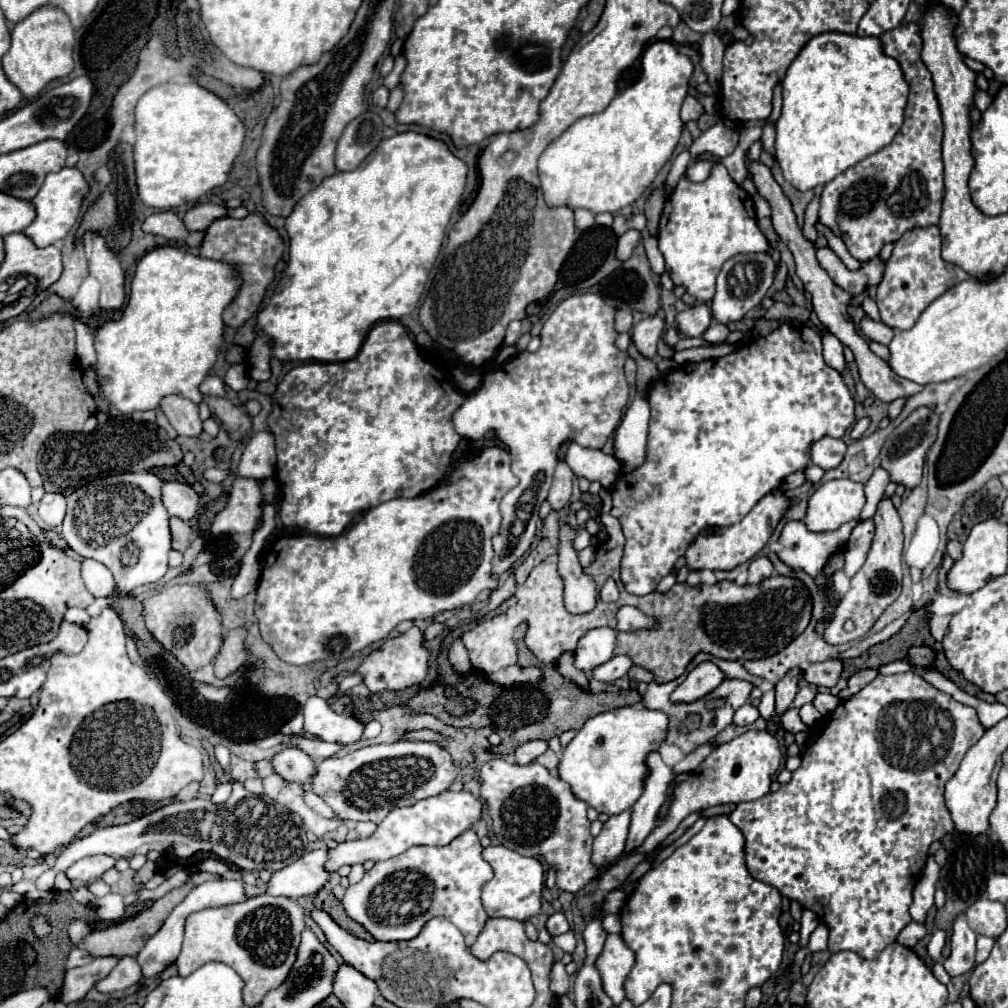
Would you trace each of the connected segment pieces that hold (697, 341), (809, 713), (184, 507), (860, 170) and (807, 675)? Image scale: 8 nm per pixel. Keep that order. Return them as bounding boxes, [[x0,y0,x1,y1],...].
[[673,337,711,352],[799,703,822,727],[163,482,201,520],[819,24,943,262],[803,660,843,688]]

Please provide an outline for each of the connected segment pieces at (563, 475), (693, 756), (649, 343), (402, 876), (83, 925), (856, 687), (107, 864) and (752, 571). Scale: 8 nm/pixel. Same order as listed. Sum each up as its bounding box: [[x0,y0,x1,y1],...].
[[547,462,577,510],[673,742,713,774],[631,312,665,360],[341,830,493,946],[69,920,91,946],[837,668,877,700],[65,856,117,886],[749,556,775,584]]

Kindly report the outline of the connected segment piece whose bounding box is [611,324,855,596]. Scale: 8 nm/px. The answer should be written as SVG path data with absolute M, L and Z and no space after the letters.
M781 324L775 332L755 340L749 346L743 346L735 352L731 352L729 356L717 358L717 360L703 360L697 364L683 364L667 374L663 374L649 390L649 404L651 404L651 424L649 424L649 438L647 438L647 462L633 470L633 472L621 472L611 488L613 494L613 510L611 514L615 518L619 518L623 532L625 532L625 556L621 560L621 580L625 584L625 590L629 594L635 596L643 596L649 594L657 588L659 580L675 566L677 558L685 554L685 550L689 548L689 544L697 538L697 534L701 530L709 530L709 528L723 528L723 526L731 526L735 522L741 522L745 518L745 514L769 492L777 490L783 480L797 472L797 470L805 470L809 464L809 450L811 444L821 440L823 436L831 436L831 438L843 438L843 434L847 432L847 428L853 424L855 420L855 402L841 378L841 374L833 368L829 368L823 360L823 348L821 348L821 338L813 328L791 328L789 324Z

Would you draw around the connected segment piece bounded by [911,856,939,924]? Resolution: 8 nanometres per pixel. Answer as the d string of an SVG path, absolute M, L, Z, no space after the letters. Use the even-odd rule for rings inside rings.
M929 856L923 874L913 890L913 904L911 904L911 918L919 924L925 922L927 910L933 906L933 894L935 894L935 882L939 878L939 866L937 862Z

